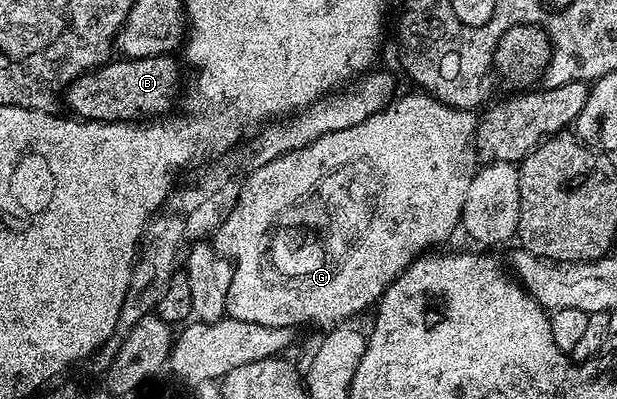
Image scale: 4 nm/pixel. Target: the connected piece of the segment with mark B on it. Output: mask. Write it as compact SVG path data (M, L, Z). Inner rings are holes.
M159 54L153 58L109 60L95 70L88 70L68 85L62 102L77 119L85 122L134 122L141 116L164 116L173 109L180 66L175 57ZM169 109L169 110L168 110Z

